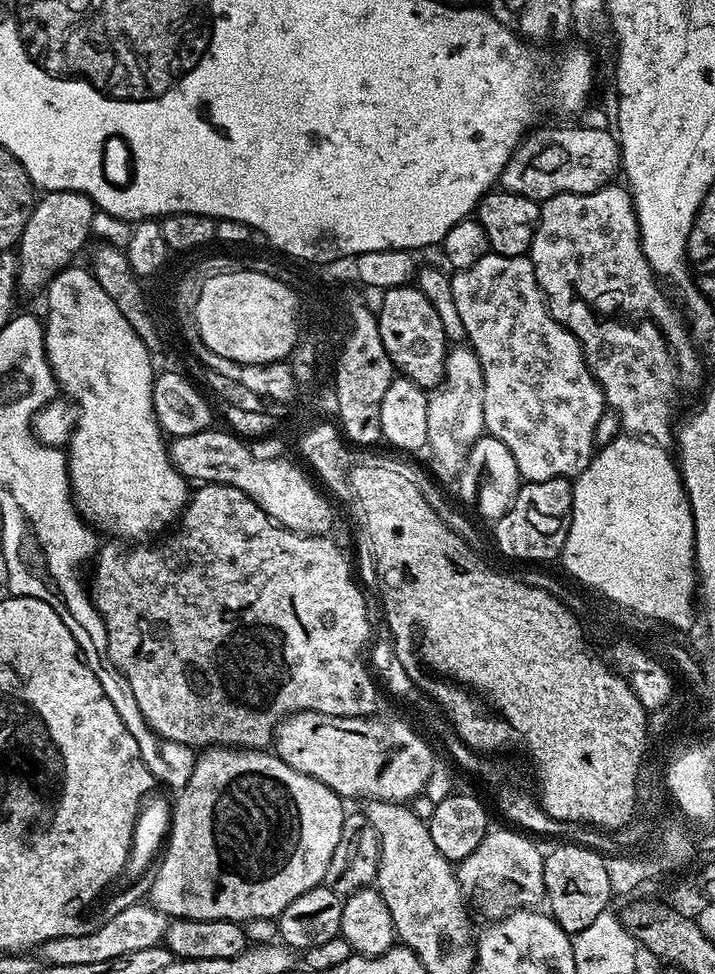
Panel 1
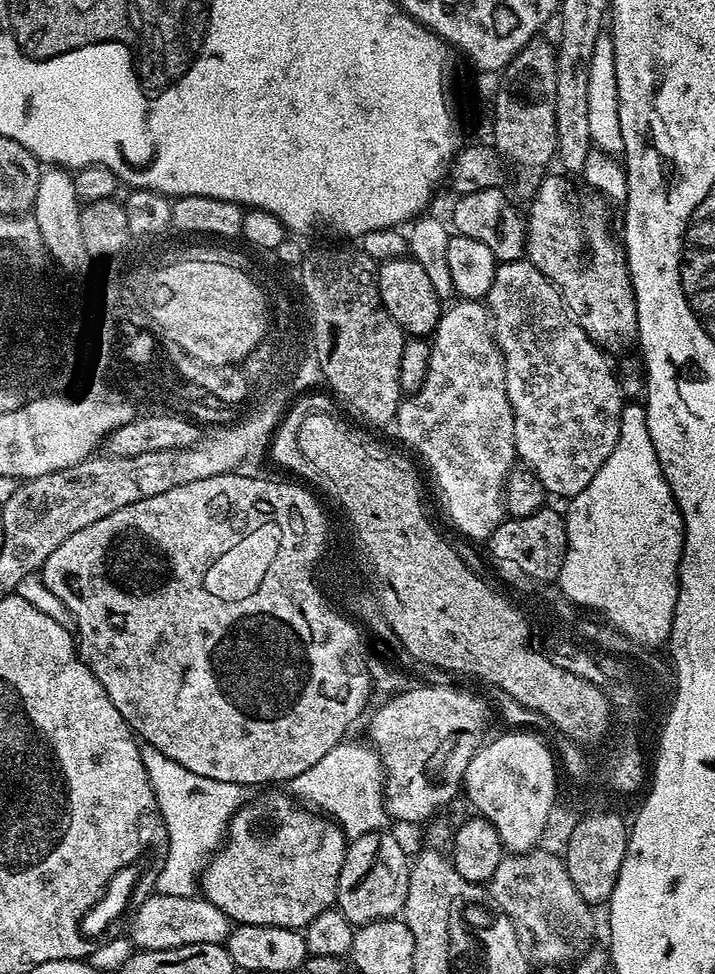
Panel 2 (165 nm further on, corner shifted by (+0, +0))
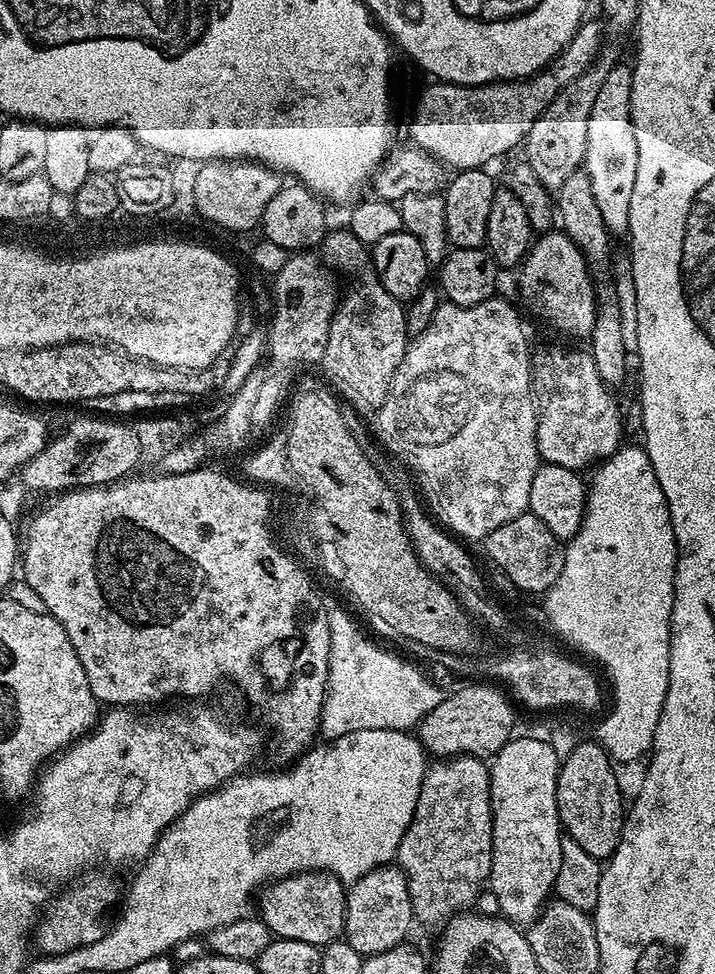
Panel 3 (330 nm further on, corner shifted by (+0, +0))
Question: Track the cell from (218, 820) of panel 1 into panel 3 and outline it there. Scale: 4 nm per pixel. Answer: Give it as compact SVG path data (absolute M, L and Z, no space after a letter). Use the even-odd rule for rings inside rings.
M295 872L292 876L281 876L279 880L271 881L259 893L258 915L267 922L273 937L298 938L302 942L323 946L331 940L341 939L344 931L345 895L345 881L331 872Z

